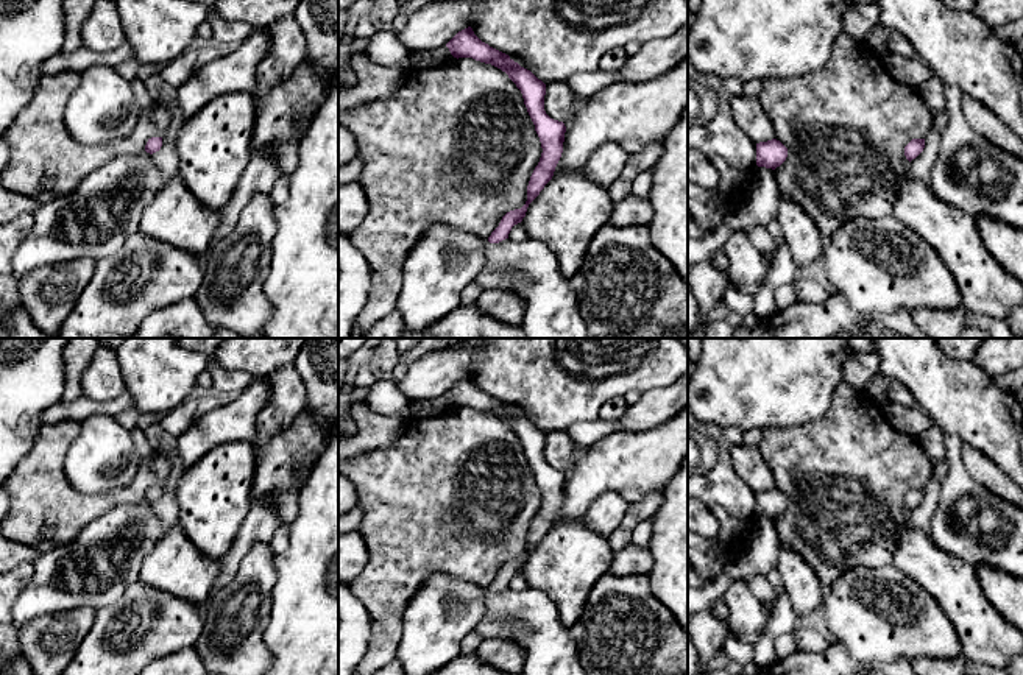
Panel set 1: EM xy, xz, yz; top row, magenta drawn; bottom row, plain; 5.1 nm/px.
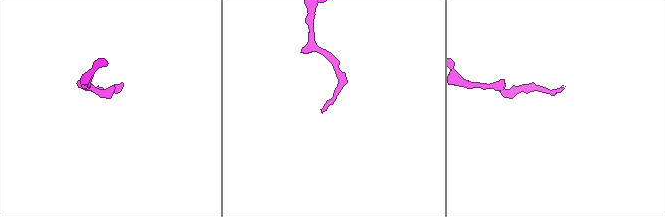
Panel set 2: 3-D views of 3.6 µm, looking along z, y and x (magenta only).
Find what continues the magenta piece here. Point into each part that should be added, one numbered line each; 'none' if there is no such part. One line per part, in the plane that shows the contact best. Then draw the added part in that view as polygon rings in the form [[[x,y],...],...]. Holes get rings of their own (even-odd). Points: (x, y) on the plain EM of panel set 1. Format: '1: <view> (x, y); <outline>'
1: yz (919, 518); [[[931,475],[928,485],[925,486],[923,500],[909,511],[908,522],[914,528],[926,528],[937,508],[937,500],[940,494],[940,482]]]

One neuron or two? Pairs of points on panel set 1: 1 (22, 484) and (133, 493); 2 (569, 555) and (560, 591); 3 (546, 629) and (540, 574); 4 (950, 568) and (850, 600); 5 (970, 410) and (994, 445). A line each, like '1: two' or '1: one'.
1: one
2: one
3: two
4: two
5: one

